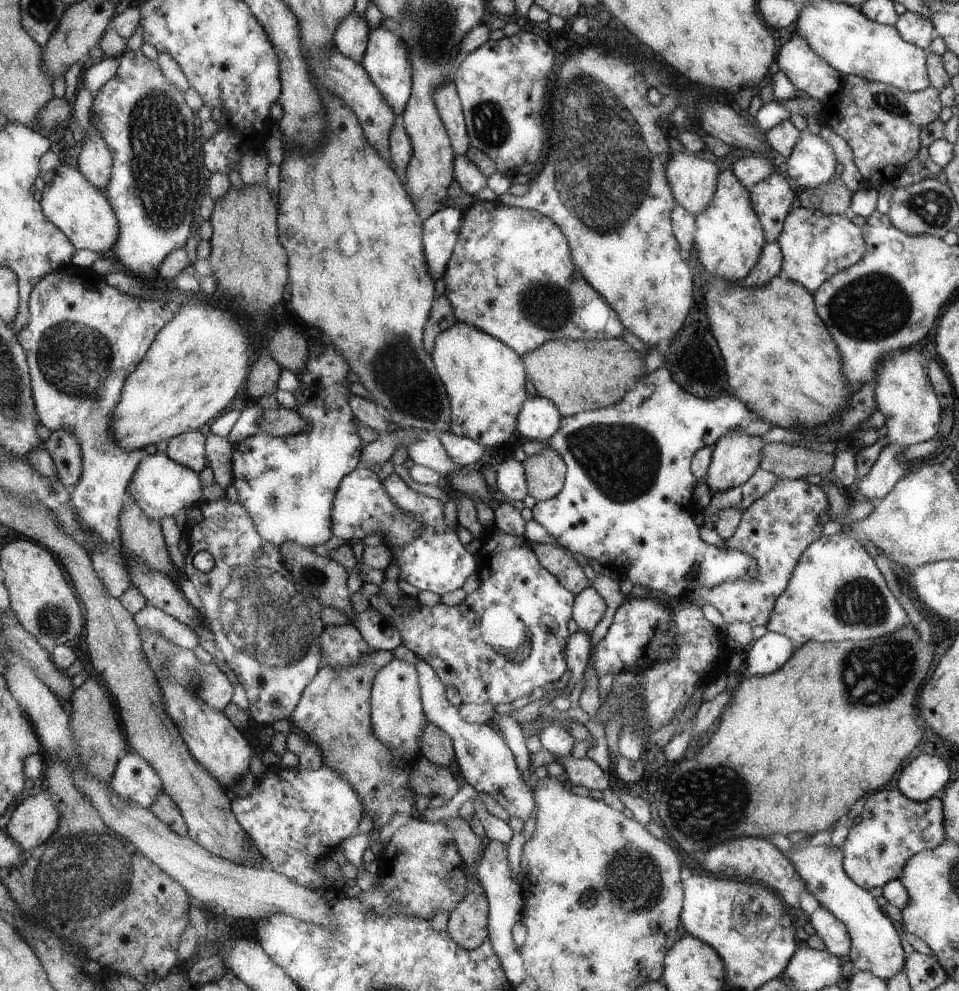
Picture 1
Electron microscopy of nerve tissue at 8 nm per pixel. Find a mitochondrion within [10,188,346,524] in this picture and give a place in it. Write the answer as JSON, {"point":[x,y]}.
{"point":[74,359]}

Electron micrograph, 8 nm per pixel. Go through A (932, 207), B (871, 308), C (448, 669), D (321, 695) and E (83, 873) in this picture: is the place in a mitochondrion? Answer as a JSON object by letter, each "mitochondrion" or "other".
{"A":"mitochondrion","B":"mitochondrion","C":"other","D":"other","E":"mitochondrion"}

